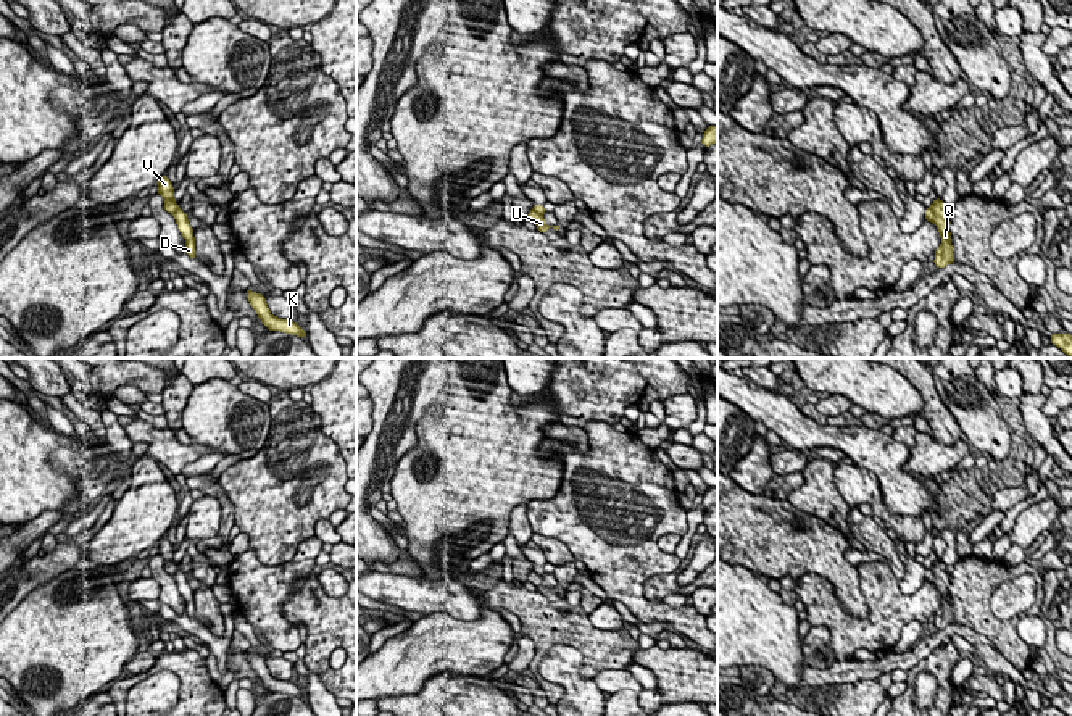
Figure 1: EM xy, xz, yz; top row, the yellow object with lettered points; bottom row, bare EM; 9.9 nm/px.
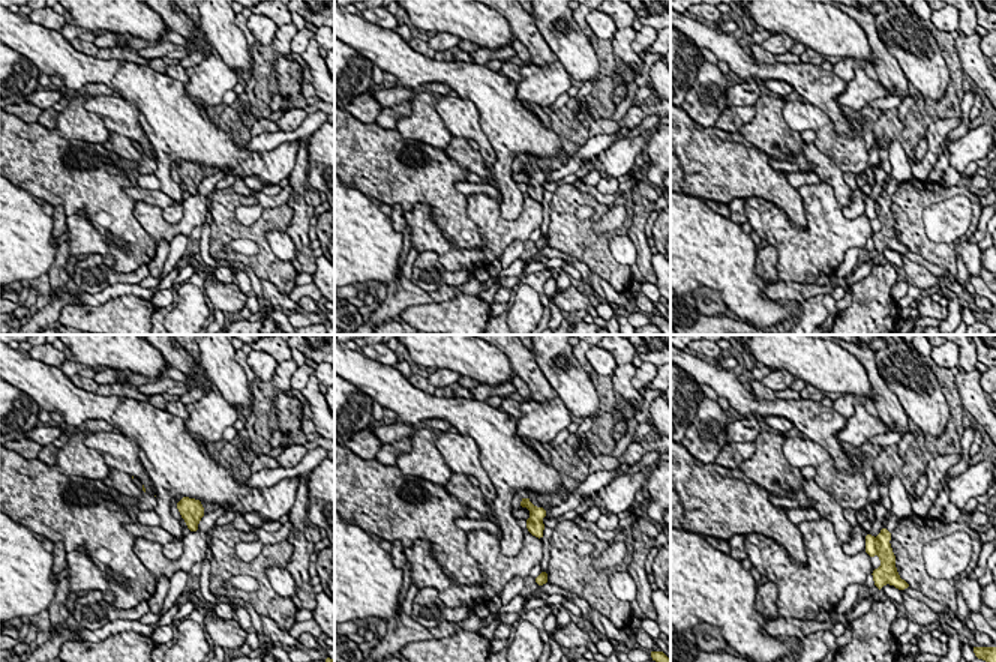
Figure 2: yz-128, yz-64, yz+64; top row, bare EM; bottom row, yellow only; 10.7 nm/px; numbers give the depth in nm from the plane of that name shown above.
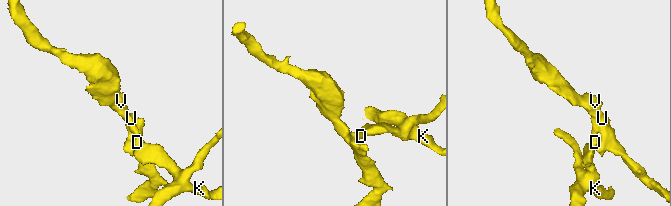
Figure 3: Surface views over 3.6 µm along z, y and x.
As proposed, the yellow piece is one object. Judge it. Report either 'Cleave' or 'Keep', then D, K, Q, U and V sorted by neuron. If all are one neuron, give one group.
Cleave. Groups: D K / Q U V

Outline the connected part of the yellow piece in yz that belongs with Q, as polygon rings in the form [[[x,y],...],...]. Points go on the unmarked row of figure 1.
[[[938,558],[932,564],[932,572],[935,574],[935,587],[941,597],[941,606],[935,611],[935,627],[943,631],[949,624],[954,622],[953,608],[951,608],[951,595],[949,595],[949,574],[946,572],[946,564]]]

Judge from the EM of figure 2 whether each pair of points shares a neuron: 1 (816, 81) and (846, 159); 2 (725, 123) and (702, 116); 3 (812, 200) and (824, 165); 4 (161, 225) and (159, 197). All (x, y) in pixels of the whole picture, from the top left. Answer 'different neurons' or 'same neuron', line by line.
1: different neurons
2: different neurons
3: different neurons
4: different neurons

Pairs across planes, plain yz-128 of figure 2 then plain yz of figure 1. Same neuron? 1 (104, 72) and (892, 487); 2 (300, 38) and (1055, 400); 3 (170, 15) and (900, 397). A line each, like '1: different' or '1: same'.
1: same
2: same
3: different

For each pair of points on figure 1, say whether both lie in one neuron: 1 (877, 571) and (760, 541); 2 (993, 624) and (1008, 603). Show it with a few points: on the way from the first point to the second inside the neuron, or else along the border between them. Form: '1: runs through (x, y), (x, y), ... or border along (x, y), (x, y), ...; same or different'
1: border along (855, 568), (860, 578), (860, 591), (868, 603); different
2: border along (1003, 581), (990, 597), (990, 610), (1011, 620); different

